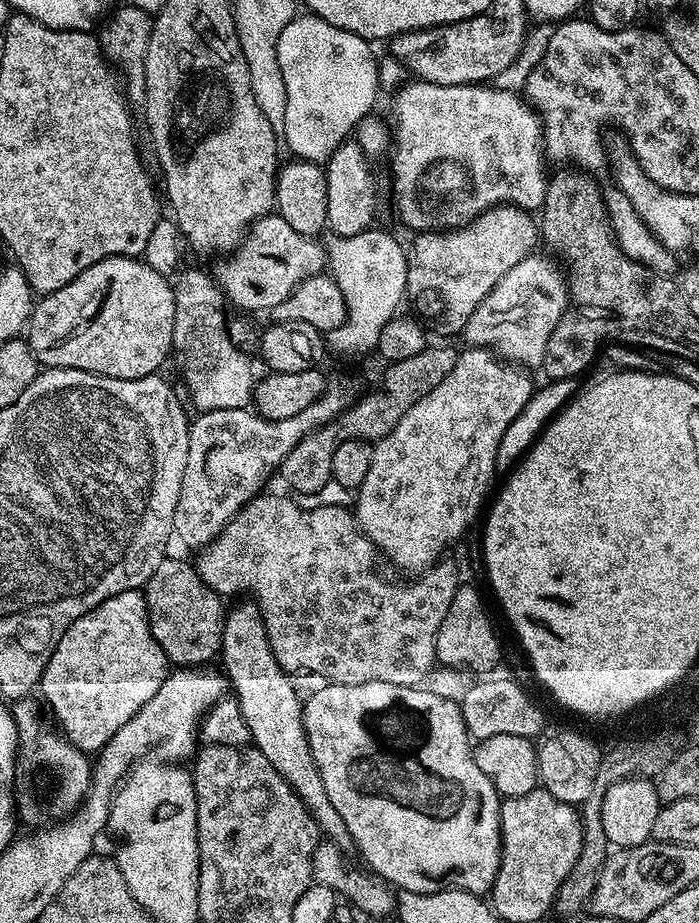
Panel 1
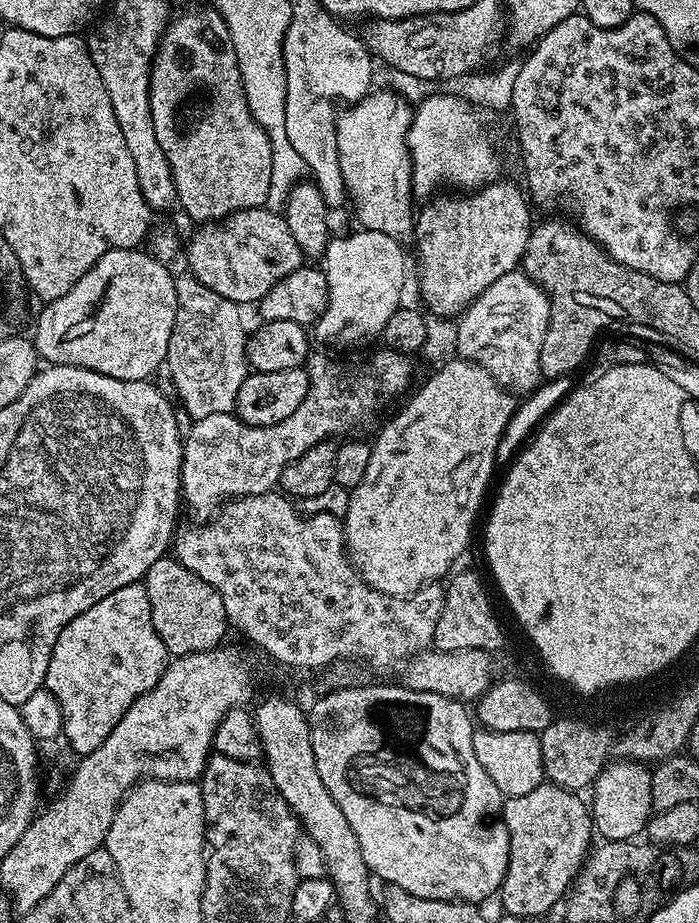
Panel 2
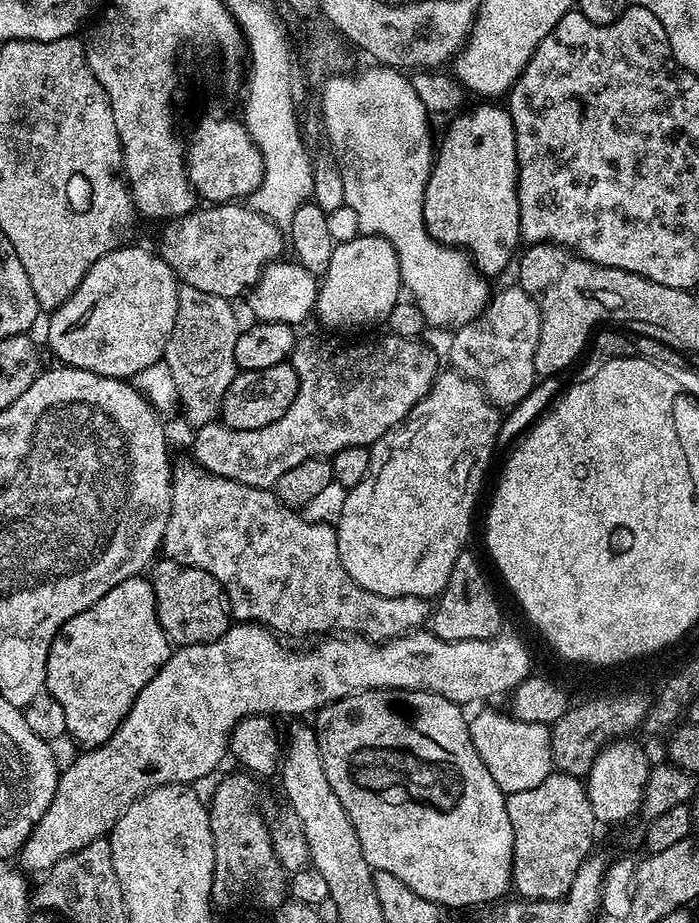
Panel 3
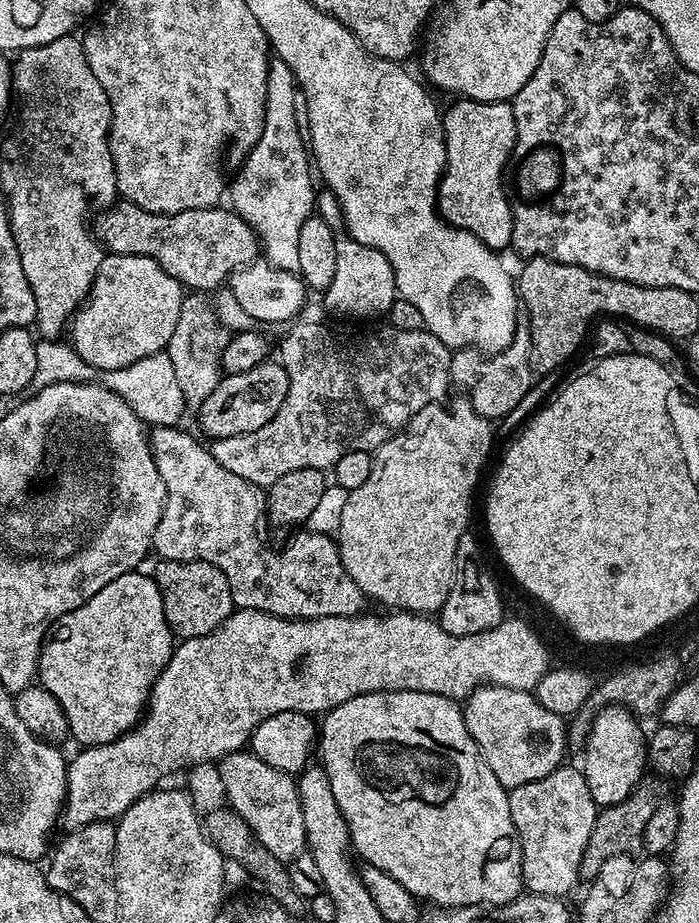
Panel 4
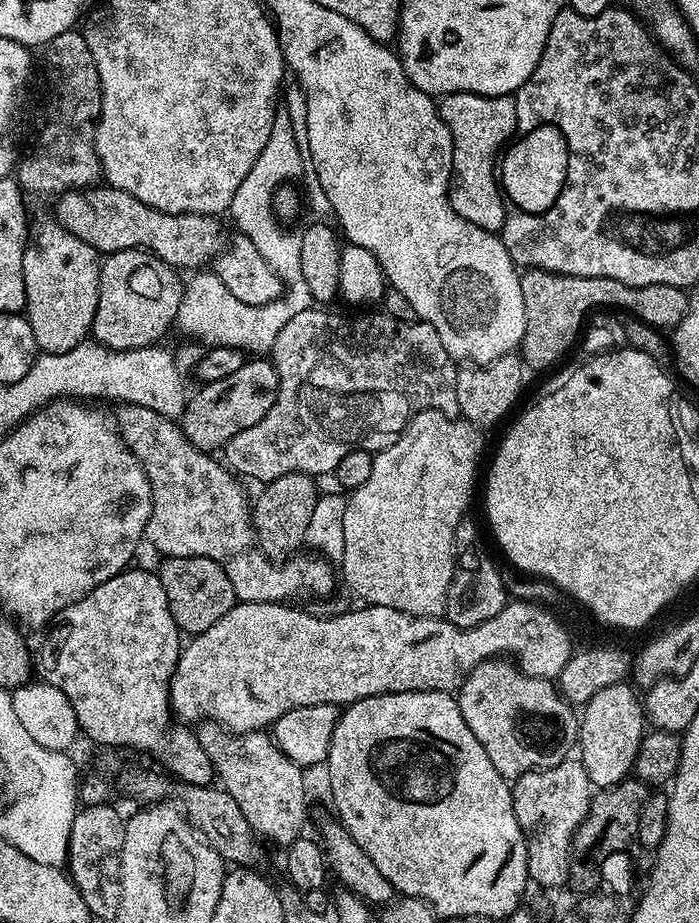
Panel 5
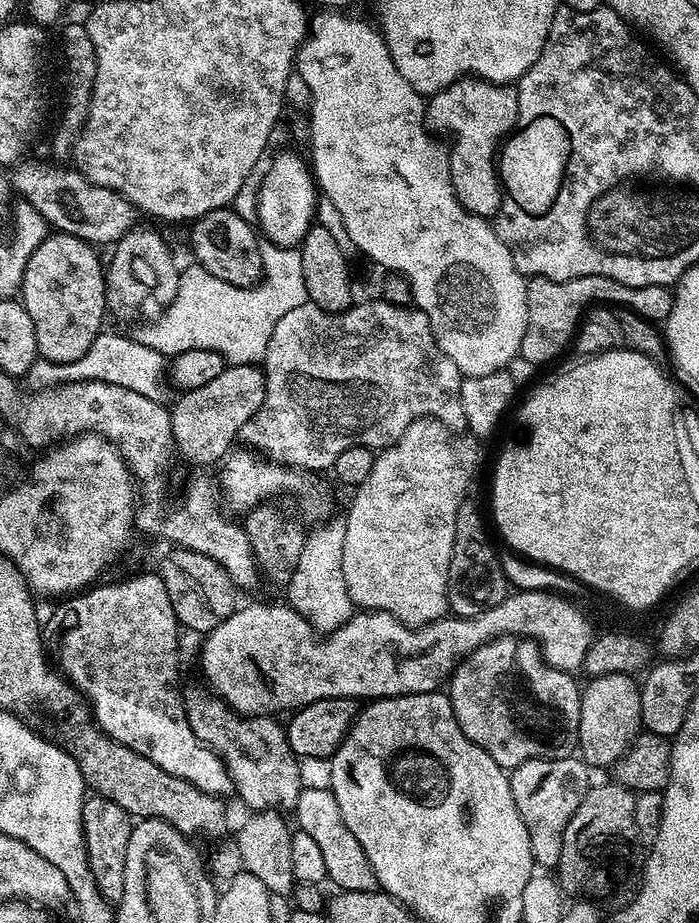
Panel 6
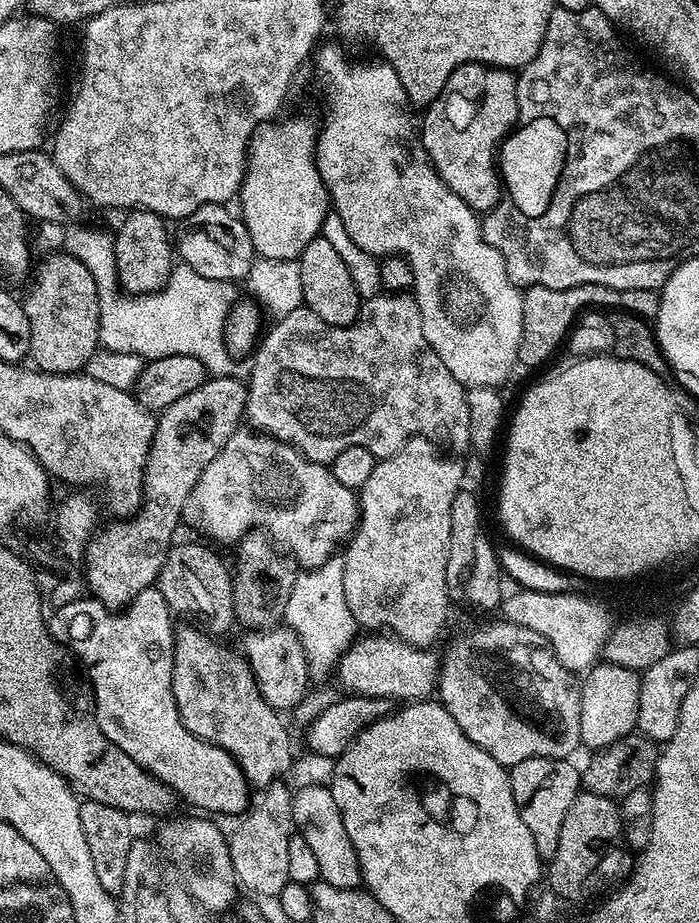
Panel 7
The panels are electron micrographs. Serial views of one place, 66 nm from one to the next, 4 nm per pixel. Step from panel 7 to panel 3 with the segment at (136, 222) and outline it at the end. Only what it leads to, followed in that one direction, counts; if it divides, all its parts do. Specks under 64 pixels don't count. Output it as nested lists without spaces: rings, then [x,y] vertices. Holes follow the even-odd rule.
[[[121,246],[107,252],[82,278],[78,290],[51,313],[48,320],[48,348],[61,365],[81,368],[99,376],[135,378],[146,366],[161,363],[167,339],[175,328],[179,287],[176,273],[155,251]]]

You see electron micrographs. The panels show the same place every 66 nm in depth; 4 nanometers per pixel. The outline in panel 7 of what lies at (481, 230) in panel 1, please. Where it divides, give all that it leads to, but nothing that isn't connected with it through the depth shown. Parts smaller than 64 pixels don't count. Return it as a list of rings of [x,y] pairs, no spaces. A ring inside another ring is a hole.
[[[463,64],[454,70],[454,74],[450,74],[450,78],[446,82],[443,93],[439,100],[434,104],[427,105],[423,109],[424,112],[424,128],[419,129],[418,135],[420,144],[426,150],[428,160],[434,166],[434,170],[442,178],[442,182],[446,182],[446,186],[454,194],[458,194],[458,198],[462,198],[462,202],[466,202],[466,206],[470,206],[473,212],[477,214],[487,214],[496,207],[497,202],[502,195],[502,180],[498,175],[498,149],[505,136],[512,131],[518,120],[518,102],[516,101],[516,76],[507,68],[498,68],[486,64]]]

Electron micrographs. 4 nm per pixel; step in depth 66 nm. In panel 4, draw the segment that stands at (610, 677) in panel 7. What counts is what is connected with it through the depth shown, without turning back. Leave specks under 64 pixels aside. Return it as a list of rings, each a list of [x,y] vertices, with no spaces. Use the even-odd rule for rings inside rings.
[[[619,702],[605,704],[592,719],[588,741],[582,749],[582,771],[590,786],[590,794],[600,808],[613,808],[623,802],[636,788],[636,783],[646,775],[648,741],[640,724],[638,717]]]

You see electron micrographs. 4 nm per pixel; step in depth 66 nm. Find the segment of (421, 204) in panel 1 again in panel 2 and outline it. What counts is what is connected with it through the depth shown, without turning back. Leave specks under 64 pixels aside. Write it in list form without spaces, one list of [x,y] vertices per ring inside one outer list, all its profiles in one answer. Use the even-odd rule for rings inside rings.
[[[437,94],[415,105],[408,131],[413,197],[431,197],[436,184],[444,184],[447,180],[452,184],[483,186],[501,175],[500,160],[496,157],[496,148],[483,115],[485,113],[479,107],[462,97]]]

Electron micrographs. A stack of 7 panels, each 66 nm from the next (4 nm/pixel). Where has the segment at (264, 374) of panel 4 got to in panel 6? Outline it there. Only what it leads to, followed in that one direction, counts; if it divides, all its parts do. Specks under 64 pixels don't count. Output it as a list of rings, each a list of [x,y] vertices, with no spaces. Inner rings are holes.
[[[238,364],[235,366],[225,366],[222,374],[214,378],[211,382],[206,382],[206,386],[198,386],[198,390],[177,395],[176,405],[171,405],[172,414],[172,443],[175,451],[184,460],[189,460],[192,464],[216,464],[219,465],[233,451],[237,443],[242,426],[254,418],[254,414],[262,406],[266,398],[266,378],[263,367],[255,364]]]

